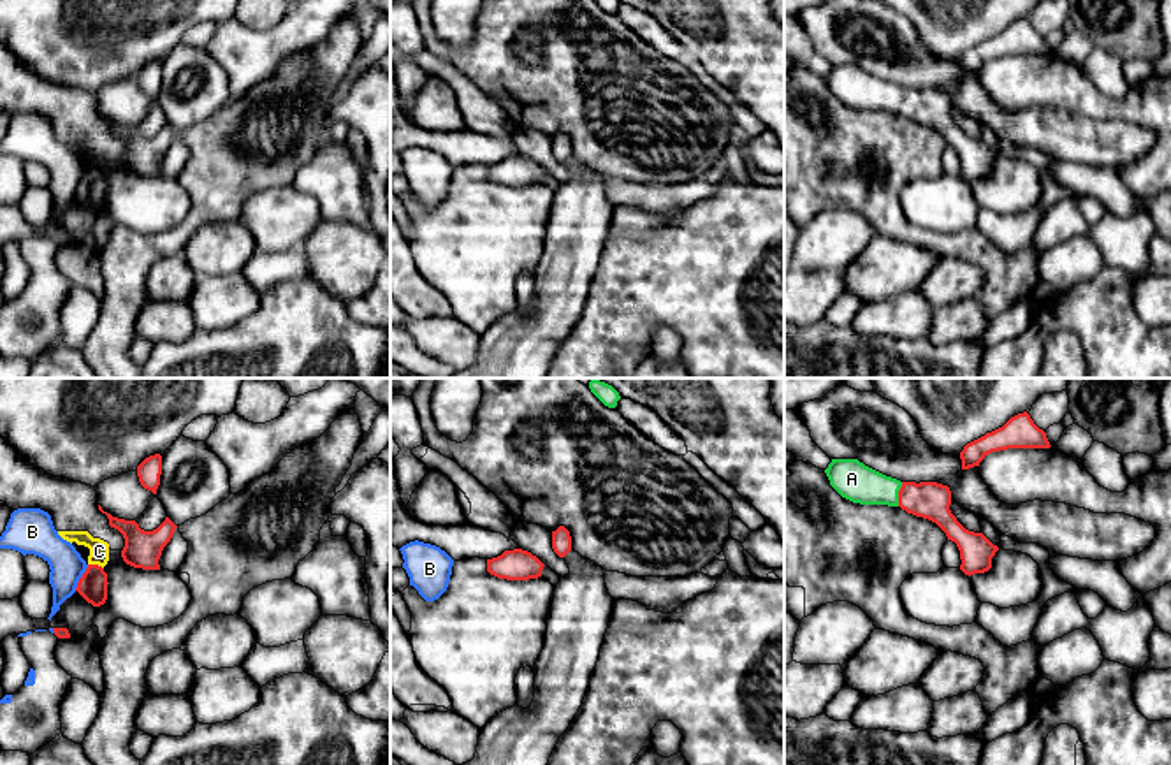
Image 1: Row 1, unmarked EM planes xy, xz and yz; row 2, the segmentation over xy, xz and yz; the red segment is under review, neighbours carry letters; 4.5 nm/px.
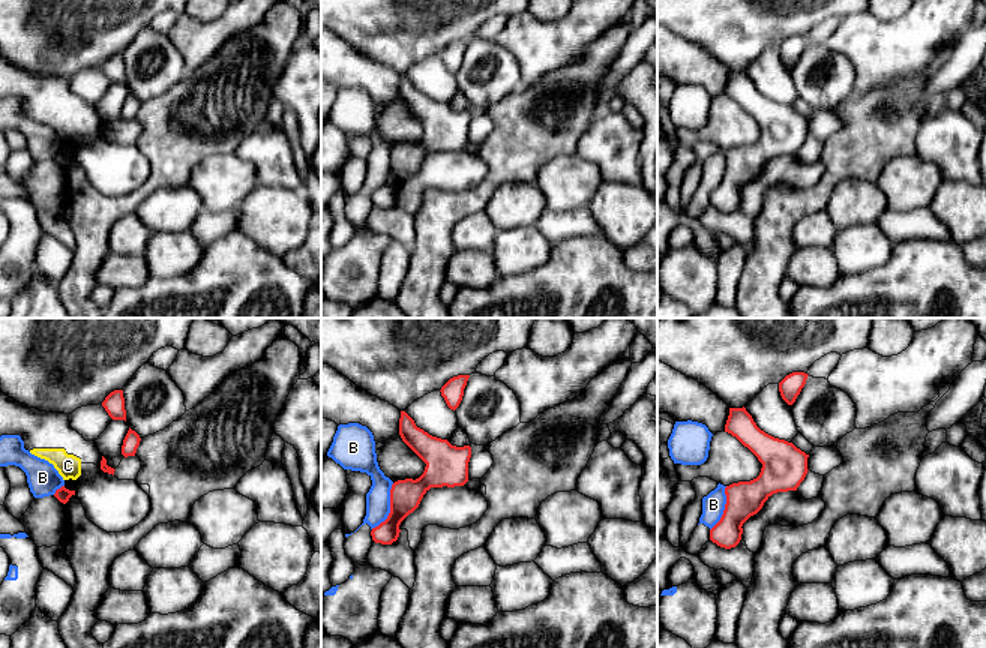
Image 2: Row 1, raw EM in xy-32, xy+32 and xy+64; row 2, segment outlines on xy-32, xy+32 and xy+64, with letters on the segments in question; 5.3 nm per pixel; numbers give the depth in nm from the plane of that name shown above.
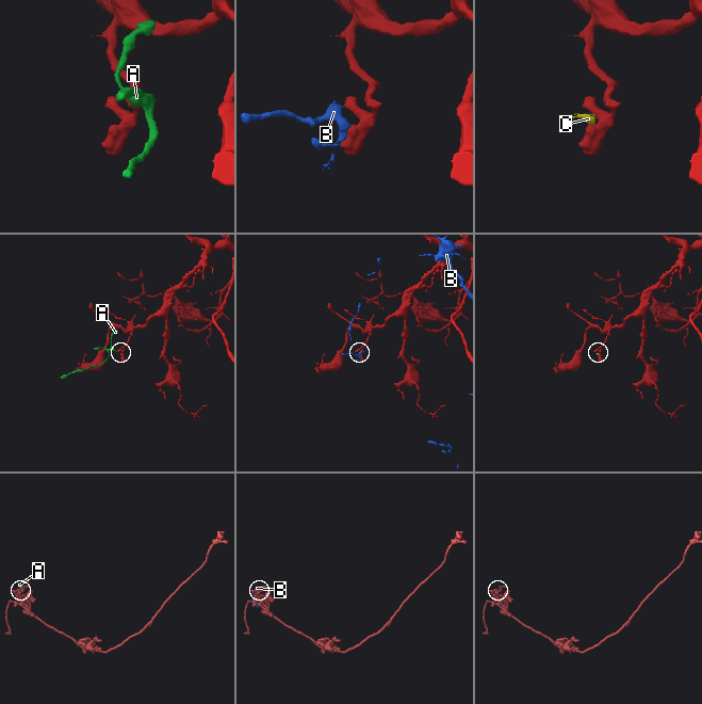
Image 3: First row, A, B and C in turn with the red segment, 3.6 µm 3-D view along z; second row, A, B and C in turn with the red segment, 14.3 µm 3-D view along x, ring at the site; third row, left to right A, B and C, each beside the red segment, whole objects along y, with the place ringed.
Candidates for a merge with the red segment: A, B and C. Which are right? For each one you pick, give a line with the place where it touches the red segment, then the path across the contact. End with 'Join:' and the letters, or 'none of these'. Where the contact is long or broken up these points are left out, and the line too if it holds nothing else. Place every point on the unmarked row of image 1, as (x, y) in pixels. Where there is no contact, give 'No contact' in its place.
A: Touches red at yz (899, 101)
Join: A

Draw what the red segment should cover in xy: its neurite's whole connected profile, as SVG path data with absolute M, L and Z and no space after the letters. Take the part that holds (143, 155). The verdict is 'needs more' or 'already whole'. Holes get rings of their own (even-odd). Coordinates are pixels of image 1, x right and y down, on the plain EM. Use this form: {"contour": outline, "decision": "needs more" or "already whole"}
{"contour": "M100 111L98 116L107 121L109 132L123 141L125 153L121 164L127 171L142 176L160 176L158 165L162 157L178 134L169 123L156 135L144 137L135 127L113 123Z", "decision": "already whole"}

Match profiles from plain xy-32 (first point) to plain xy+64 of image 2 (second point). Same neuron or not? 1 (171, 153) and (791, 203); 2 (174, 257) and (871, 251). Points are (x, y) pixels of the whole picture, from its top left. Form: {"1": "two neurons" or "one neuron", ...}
{"1": "one neuron", "2": "one neuron"}

